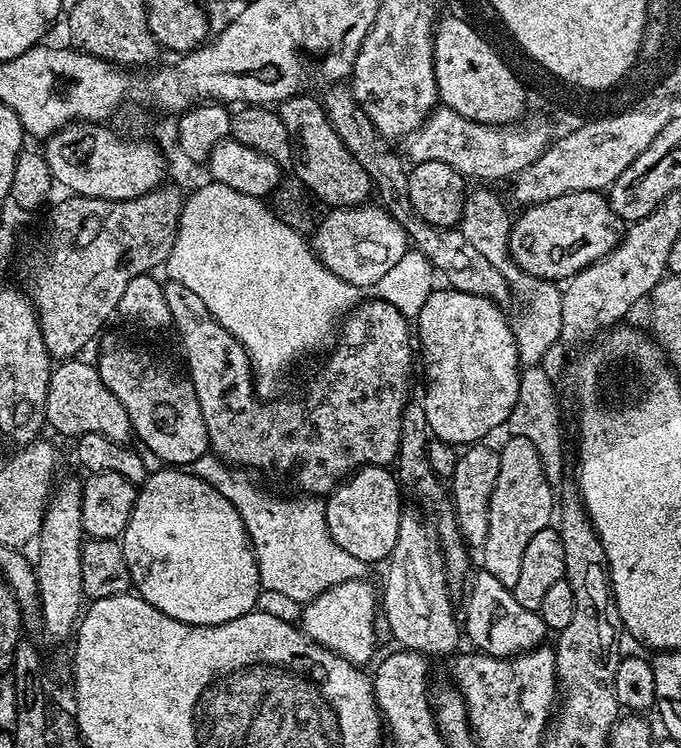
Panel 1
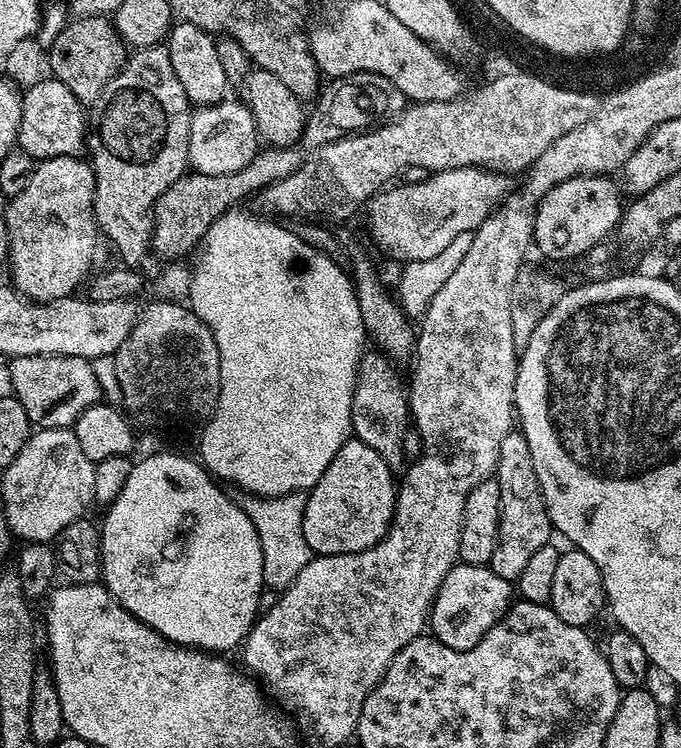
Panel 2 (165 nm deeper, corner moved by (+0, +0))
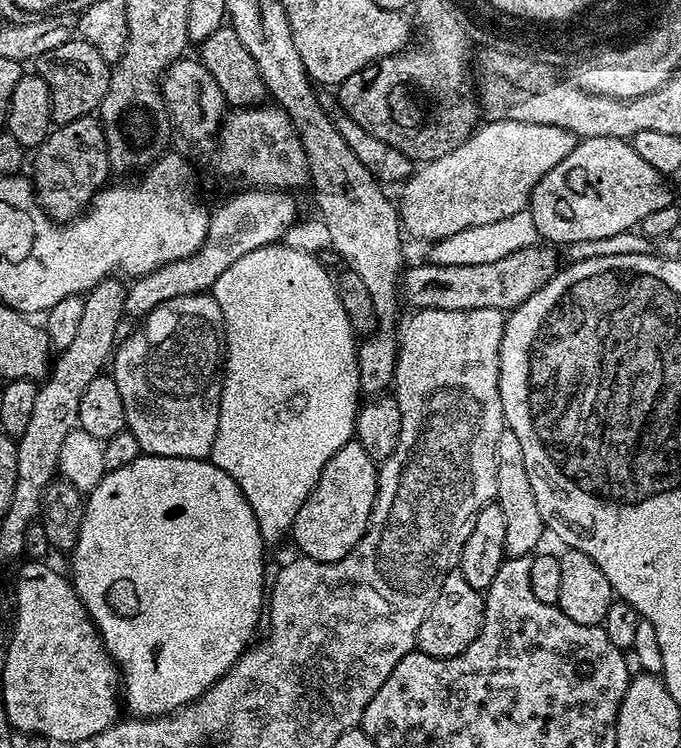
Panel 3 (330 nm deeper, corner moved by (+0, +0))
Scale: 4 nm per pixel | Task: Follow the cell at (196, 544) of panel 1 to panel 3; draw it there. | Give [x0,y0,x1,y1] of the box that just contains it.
[70,454,266,718]

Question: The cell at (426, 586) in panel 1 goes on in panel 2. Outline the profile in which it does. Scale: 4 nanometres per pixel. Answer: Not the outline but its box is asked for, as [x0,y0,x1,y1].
[352,350,410,470]

